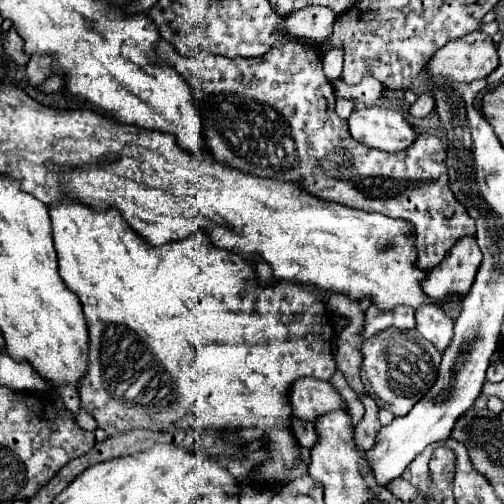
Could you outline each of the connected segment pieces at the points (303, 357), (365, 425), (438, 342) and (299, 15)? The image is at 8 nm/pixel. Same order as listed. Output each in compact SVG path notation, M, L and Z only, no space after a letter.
M58 202L56 206L50 206L52 226L54 226L54 246L58 252L58 266L60 276L64 284L80 298L84 306L84 314L88 320L90 330L90 350L88 350L88 374L80 380L80 402L82 410L94 416L98 426L108 434L120 434L130 432L136 428L154 430L154 432L176 432L186 428L196 430L234 430L240 434L248 434L248 438L242 438L246 444L254 440L266 442L268 460L254 472L252 480L256 484L264 486L284 486L288 482L286 470L294 468L300 462L300 446L292 432L292 408L290 408L290 388L298 378L306 376L318 376L322 380L330 380L330 376L336 370L334 358L332 358L332 336L334 328L330 326L330 318L326 312L326 304L308 292L306 288L298 288L296 284L270 284L262 286L258 282L258 276L254 268L242 260L242 256L230 252L230 250L218 250L212 248L210 238L204 232L194 232L182 242L168 242L164 246L150 246L146 244L138 234L132 234L132 228L124 220L118 220L118 210L102 210L94 212L78 202Z
M364 394L360 400L362 400L364 406L366 406L366 416L364 416L362 424L356 426L356 428L358 428L356 444L358 444L362 450L368 450L368 446L374 444L374 438L376 438L376 434L378 434L378 430L380 430L382 426L380 426L378 418L376 418L376 414L378 414L376 402L374 402L368 394Z
M422 306L416 312L418 332L430 340L438 352L444 352L450 346L450 340L454 336L454 320L446 316L444 310L436 306Z
M310 6L310 8L302 8L294 14L290 14L284 22L284 30L288 36L298 36L302 40L312 40L312 42L324 42L326 38L330 38L332 34L332 26L334 26L334 14L330 12L330 8L322 8L322 6Z

